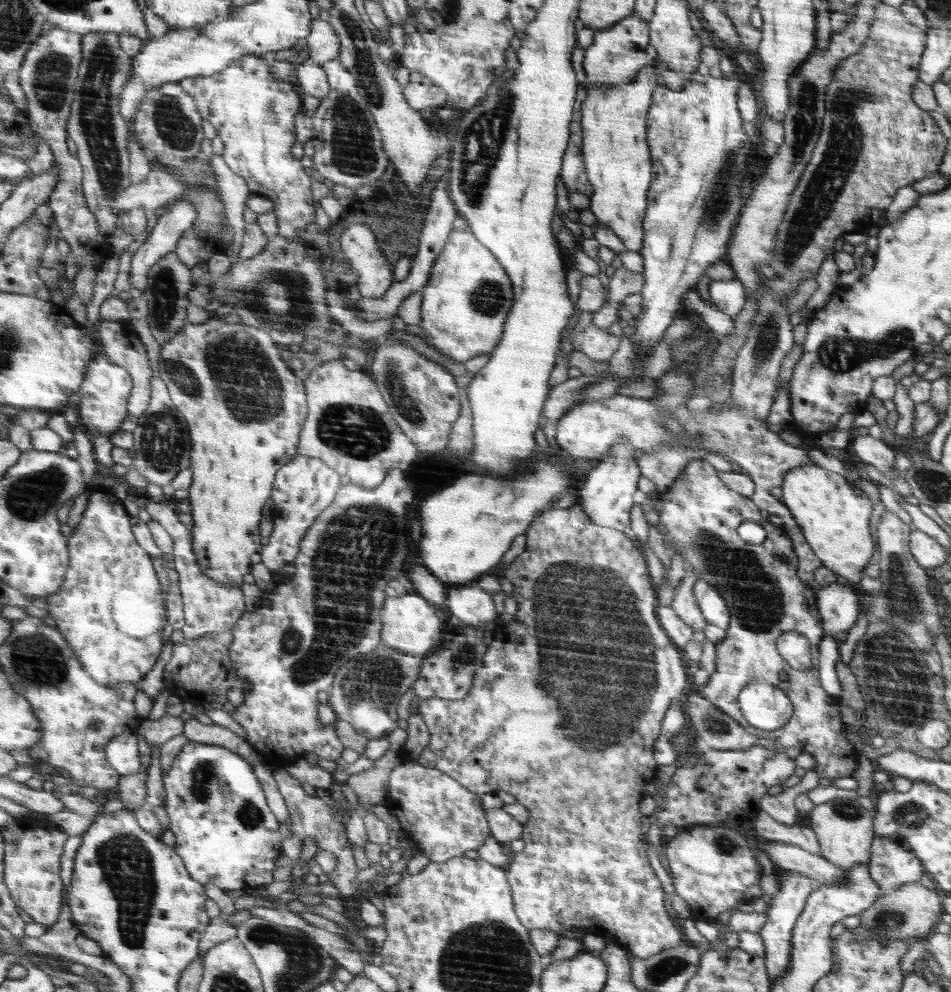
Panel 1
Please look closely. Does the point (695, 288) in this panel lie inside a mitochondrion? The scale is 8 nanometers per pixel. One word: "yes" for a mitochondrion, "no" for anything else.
no

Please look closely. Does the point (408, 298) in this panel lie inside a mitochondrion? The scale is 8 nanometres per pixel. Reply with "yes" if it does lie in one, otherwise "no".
no

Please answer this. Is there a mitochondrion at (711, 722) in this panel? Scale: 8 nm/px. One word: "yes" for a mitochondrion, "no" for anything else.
yes

